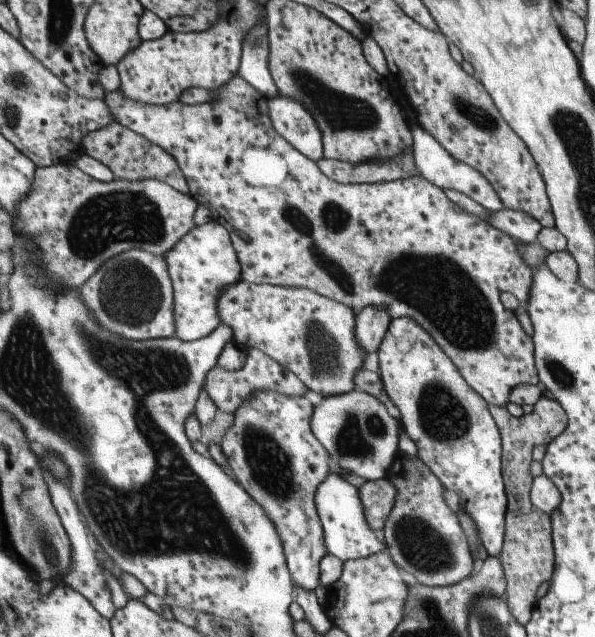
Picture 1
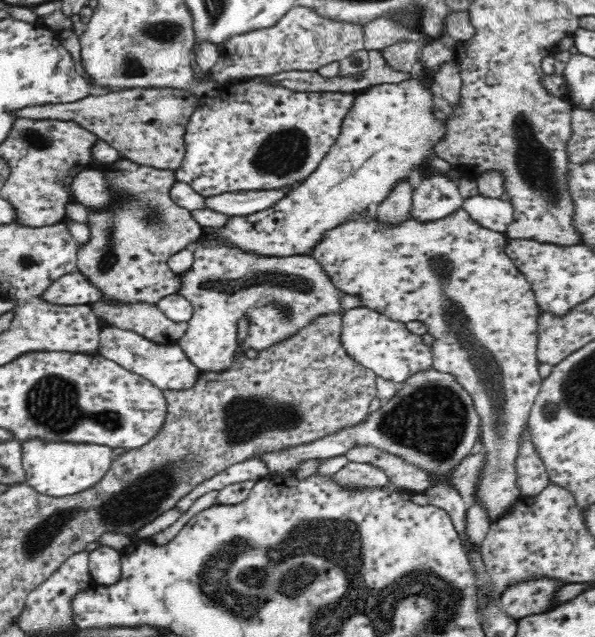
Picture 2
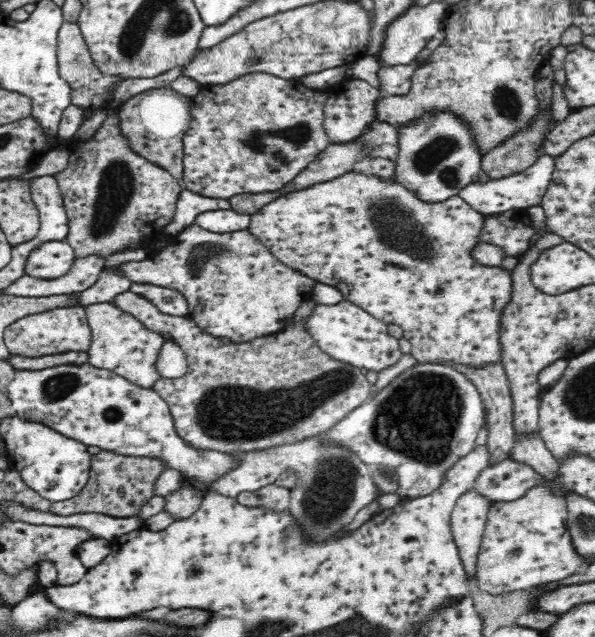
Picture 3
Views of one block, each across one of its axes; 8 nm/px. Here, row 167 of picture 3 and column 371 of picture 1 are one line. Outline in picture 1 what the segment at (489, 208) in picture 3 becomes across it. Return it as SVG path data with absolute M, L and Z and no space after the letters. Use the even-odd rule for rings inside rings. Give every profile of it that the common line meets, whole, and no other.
M335 469L329 478L317 488L315 504L317 504L321 522L325 528L325 546L329 550L329 554L338 556L343 561L348 561L365 558L387 550L382 533L373 530L369 524L359 484L353 478Z

